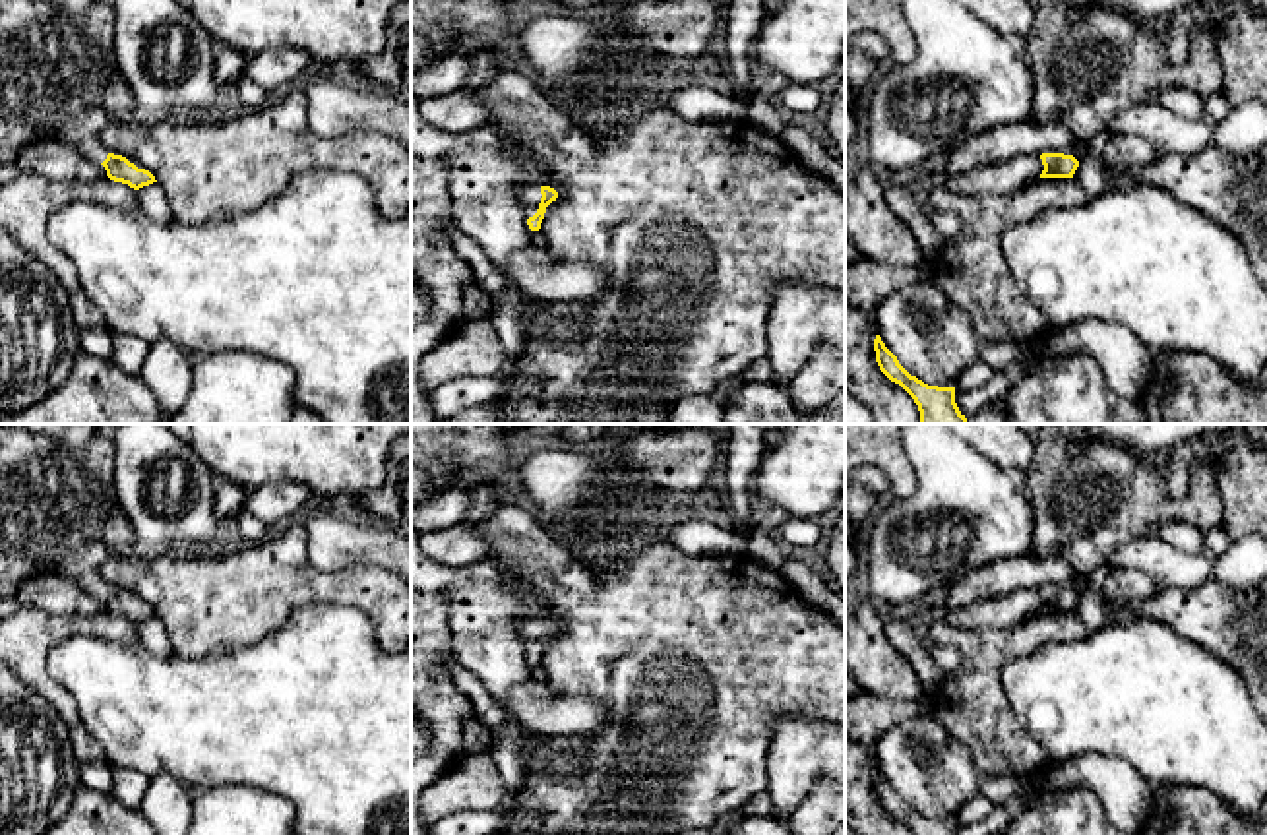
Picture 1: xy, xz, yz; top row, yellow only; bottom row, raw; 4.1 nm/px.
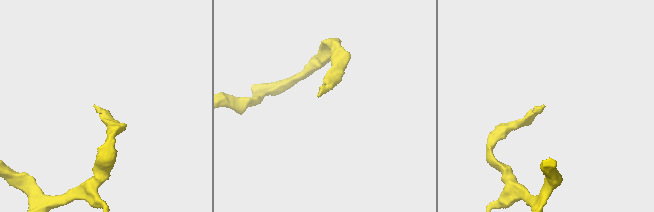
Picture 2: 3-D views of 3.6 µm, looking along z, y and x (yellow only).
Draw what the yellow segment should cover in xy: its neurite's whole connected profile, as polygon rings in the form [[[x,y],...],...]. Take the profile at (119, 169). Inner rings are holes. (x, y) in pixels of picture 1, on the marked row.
[[[0,0],[0,165],[15,161],[17,153],[33,141],[64,141],[77,147],[87,159],[101,163],[110,180],[139,190],[157,182],[155,176],[126,157],[105,151],[99,141],[103,128],[132,118],[134,97],[120,76],[114,52],[112,0],[93,0],[81,14],[70,14],[41,0]]]

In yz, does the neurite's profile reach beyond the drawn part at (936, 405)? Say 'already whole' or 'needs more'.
already whole

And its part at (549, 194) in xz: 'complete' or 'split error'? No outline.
split error

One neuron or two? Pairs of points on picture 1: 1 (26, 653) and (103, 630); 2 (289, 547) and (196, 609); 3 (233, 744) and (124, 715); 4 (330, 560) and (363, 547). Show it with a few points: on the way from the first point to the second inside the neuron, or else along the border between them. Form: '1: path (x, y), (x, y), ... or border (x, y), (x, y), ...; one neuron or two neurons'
1: path (45, 634), (55, 628), (84, 626); one neuron
2: path (268, 570), (241, 597), (219, 599); one neuron
3: path (206, 721), (186, 715), (152, 715); one neuron
4: path (338, 553), (343, 547), (355, 547); one neuron

